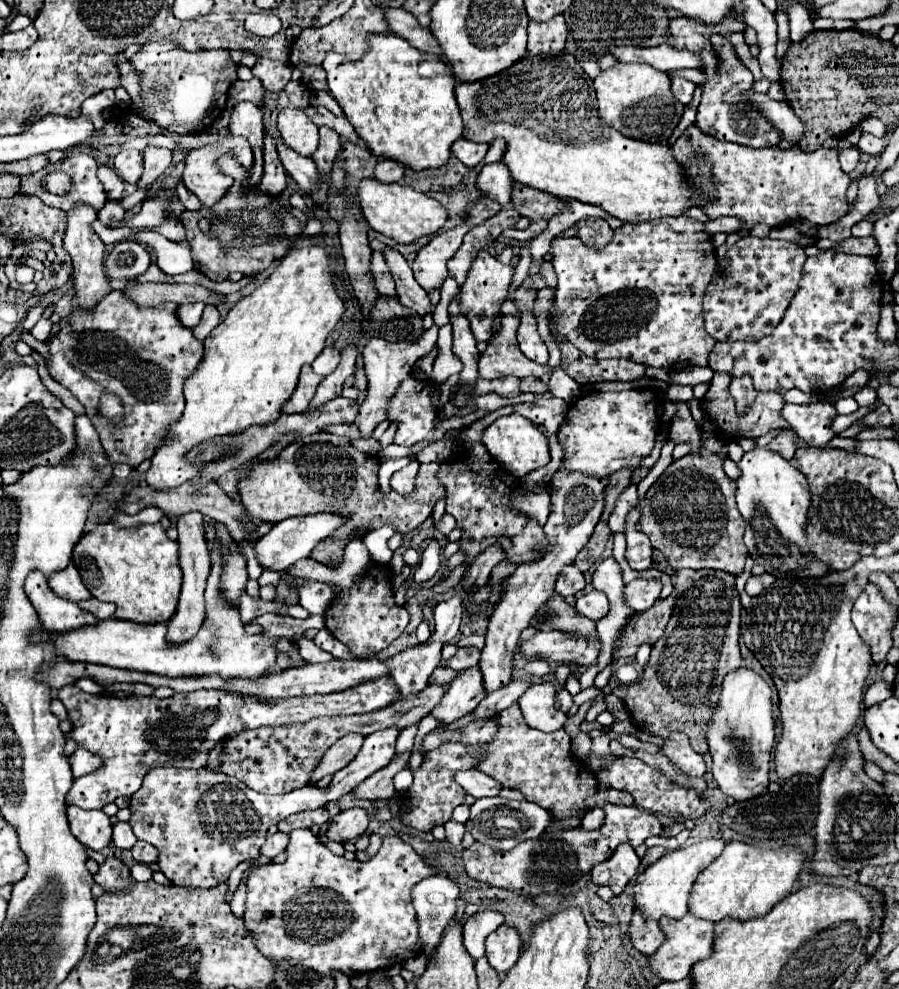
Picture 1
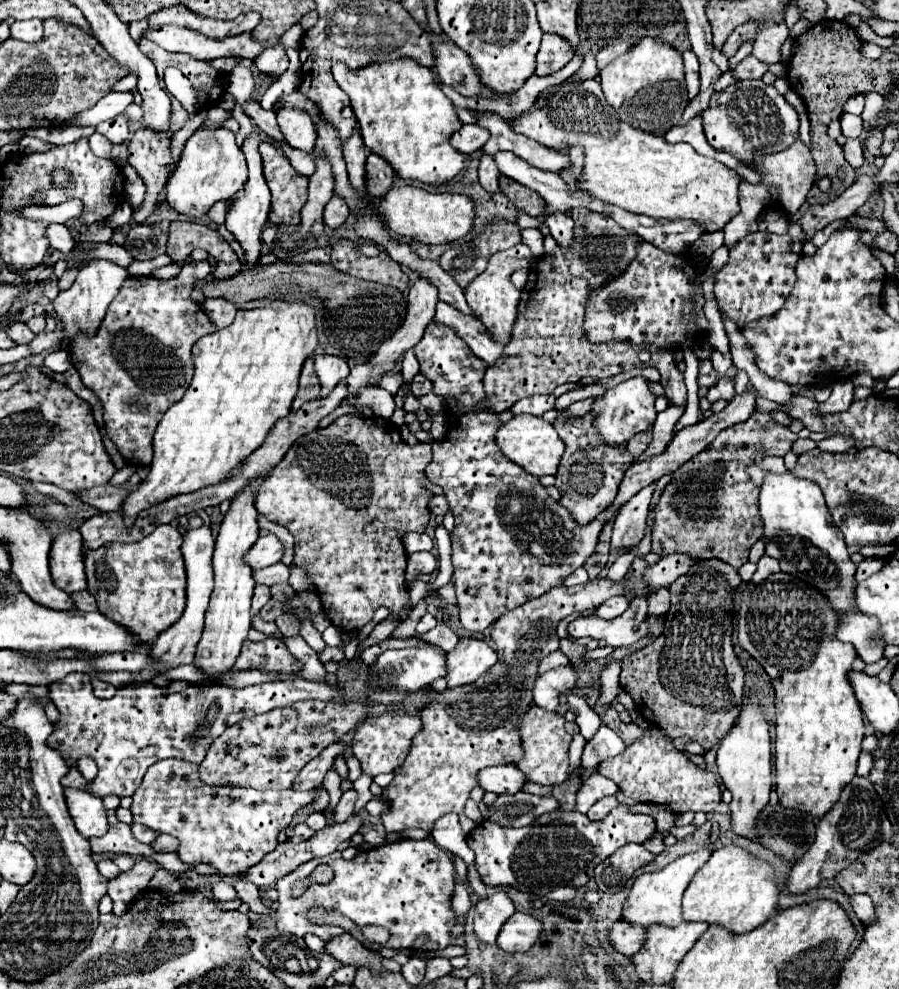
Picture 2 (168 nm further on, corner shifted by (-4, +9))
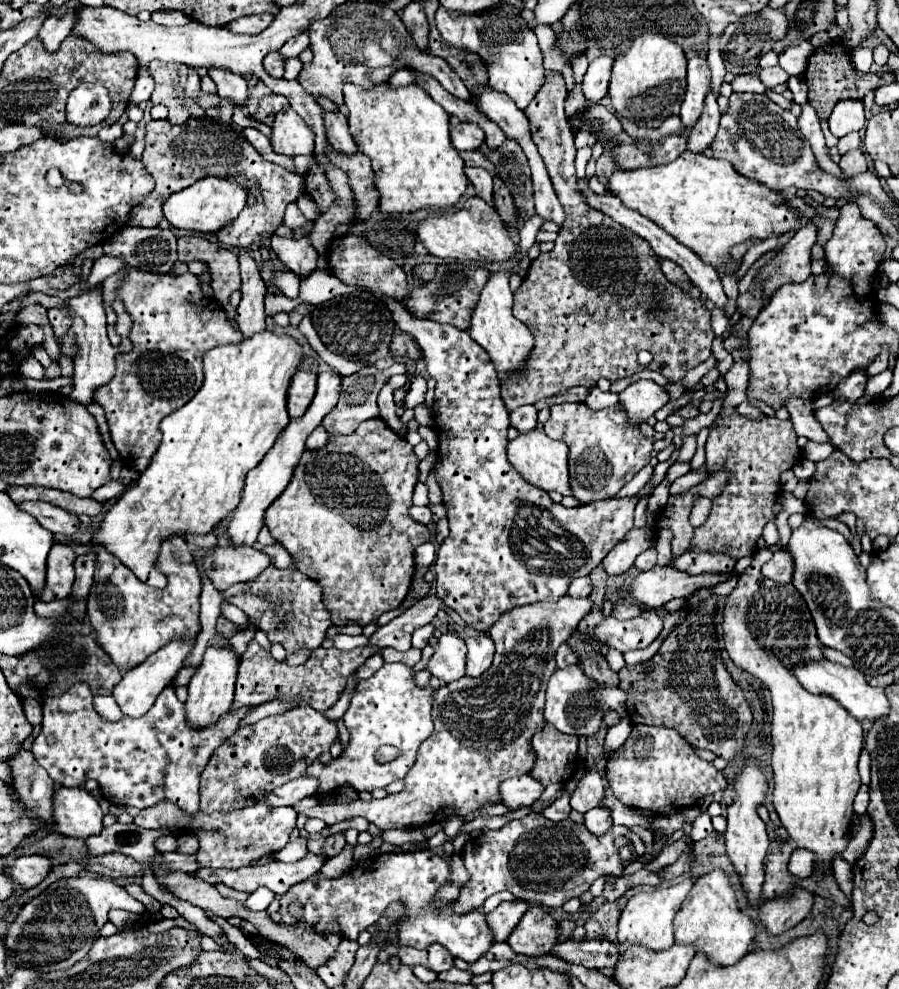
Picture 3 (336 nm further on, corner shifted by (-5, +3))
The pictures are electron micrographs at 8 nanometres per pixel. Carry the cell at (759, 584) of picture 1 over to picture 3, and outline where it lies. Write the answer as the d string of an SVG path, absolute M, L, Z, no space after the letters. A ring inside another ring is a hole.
M777 550L773 554L773 558L767 564L763 564L763 568L761 568L761 574L769 580L775 580L775 582L789 582L791 572L793 572L791 556L787 556L785 550Z

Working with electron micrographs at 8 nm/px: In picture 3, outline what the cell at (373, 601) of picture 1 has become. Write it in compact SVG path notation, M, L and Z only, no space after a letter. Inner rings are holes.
M373 418L373 420L365 420L363 424L359 424L359 428L353 434L347 436L329 436L327 444L319 450L305 450L295 472L293 478L287 486L287 490L281 492L279 500L275 500L267 510L265 510L265 526L269 528L271 536L275 540L279 540L279 544L283 544L287 548L287 552L293 556L293 562L297 564L299 572L307 574L309 578L317 580L323 588L323 604L331 614L331 620L335 626L345 626L349 622L357 622L359 626L367 626L369 622L375 622L383 612L387 610L395 610L401 606L401 602L405 600L407 592L409 592L409 584L415 572L415 560L413 560L413 550L431 540L431 532L427 526L415 522L409 516L409 508L411 508L411 496L413 496L413 488L419 482L419 458L413 454L411 444L401 438L397 432L393 432L381 418Z

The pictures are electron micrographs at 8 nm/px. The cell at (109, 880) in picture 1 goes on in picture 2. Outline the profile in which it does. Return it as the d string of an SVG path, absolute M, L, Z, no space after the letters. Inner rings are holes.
M140 860L134 864L130 872L120 874L118 878L108 882L108 896L114 900L114 910L112 914L124 914L132 902L142 890L146 890L150 878L160 866L154 860Z

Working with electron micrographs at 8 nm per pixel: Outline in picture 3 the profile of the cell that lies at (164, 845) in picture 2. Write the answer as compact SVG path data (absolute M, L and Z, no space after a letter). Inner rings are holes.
M181 834L179 836L177 852L181 852L181 854L195 854L197 850L199 850L199 844L195 842L195 836L189 836L189 834Z

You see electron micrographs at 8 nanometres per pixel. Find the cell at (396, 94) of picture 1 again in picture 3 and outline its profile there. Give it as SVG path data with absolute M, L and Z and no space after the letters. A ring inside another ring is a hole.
M381 82L365 90L357 84L345 84L343 96L359 150L373 162L383 212L401 214L425 206L447 208L461 198L469 180L463 172L465 162L449 140L449 114L421 86L393 88Z

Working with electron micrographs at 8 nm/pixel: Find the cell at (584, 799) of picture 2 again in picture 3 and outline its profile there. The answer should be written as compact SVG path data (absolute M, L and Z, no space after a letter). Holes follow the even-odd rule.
M585 768L577 790L571 796L571 808L585 814L605 798L605 778L595 770Z

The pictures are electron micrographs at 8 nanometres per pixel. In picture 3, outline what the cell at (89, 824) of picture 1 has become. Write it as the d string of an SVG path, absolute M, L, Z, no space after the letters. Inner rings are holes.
M59 788L53 796L55 832L69 838L89 838L103 830L103 810L83 788Z

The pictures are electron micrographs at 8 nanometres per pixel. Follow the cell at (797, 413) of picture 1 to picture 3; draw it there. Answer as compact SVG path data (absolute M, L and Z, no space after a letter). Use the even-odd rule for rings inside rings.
M853 372L847 380L841 380L841 382L839 382L839 386L835 388L835 398L847 400L847 402L851 402L851 404L857 402L857 400L863 396L865 382L867 382L865 372Z

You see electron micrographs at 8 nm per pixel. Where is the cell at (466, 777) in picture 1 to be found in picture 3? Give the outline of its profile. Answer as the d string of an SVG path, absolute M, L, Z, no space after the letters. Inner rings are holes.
M529 774L517 776L517 778L507 778L499 786L501 800L507 808L523 808L531 806L543 792L543 784L539 784L535 778Z

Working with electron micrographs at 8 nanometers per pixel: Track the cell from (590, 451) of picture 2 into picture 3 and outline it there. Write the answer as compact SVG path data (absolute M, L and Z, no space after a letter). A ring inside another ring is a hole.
M583 402L551 406L551 418L545 422L545 434L569 446L569 484L571 496L581 504L613 498L651 460L653 438L641 436L639 428L627 424L623 408L591 410Z

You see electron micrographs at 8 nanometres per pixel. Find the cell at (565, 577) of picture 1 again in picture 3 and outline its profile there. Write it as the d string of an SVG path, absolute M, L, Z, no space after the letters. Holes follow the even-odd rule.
M589 576L585 578L575 578L569 586L569 594L575 596L575 598L583 598L583 596L589 596L591 594L591 580Z

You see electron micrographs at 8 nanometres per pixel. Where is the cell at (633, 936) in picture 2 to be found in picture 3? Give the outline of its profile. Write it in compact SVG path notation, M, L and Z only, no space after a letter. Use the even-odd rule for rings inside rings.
M565 940L559 942L553 948L553 954L559 958L573 962L573 964L583 964L585 968L605 968L605 966L617 966L619 962L619 944L611 940L583 940L575 944L575 940Z

